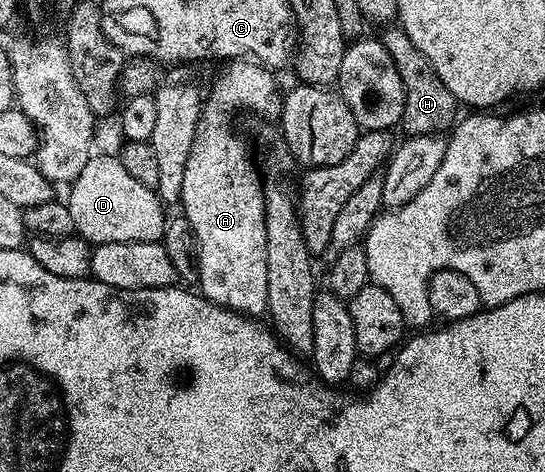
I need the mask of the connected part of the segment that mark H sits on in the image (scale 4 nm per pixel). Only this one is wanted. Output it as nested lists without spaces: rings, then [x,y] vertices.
[[[390,26],[381,33],[380,39],[383,46],[392,54],[392,62],[396,62],[396,70],[400,70],[400,82],[404,82],[404,114],[400,121],[400,128],[406,136],[437,136],[446,134],[455,127],[460,116],[460,105],[458,99],[440,82],[436,70],[416,50],[412,38],[400,26]]]

